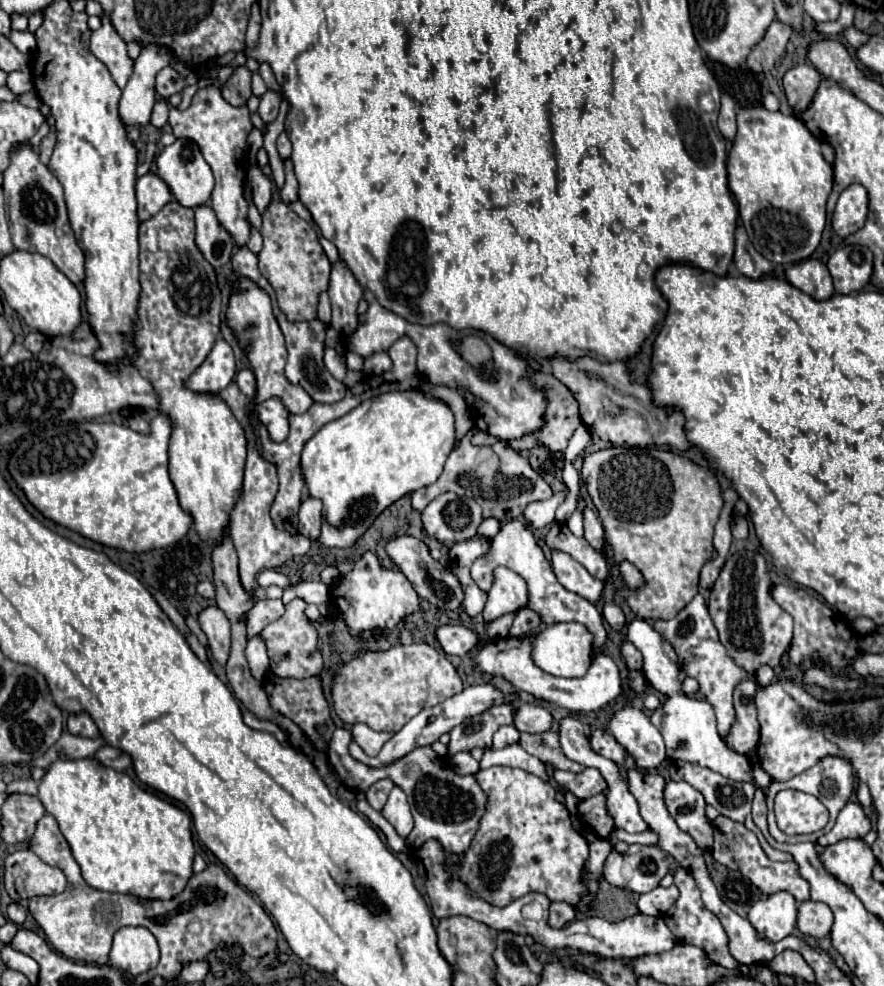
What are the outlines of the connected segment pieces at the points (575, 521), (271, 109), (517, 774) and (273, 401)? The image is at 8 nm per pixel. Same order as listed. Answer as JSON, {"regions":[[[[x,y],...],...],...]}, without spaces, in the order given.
{"regions":[[[[579,500],[575,514],[573,514],[573,516],[569,518],[569,522],[567,522],[567,528],[569,528],[575,536],[579,536],[579,538],[583,536],[583,514],[581,514],[583,506],[585,506],[585,502],[583,502],[583,500]]],[[[267,90],[265,96],[261,98],[261,104],[259,104],[259,110],[257,112],[259,112],[263,124],[269,126],[277,118],[277,114],[279,114],[279,94]]],[[[491,766],[487,770],[477,772],[475,778],[481,790],[487,794],[487,810],[479,822],[479,830],[469,850],[459,862],[455,862],[455,866],[447,862],[447,870],[451,870],[455,878],[463,878],[475,898],[483,898],[485,902],[491,902],[497,908],[511,904],[527,892],[543,892],[551,900],[563,900],[577,908],[579,902],[583,902],[583,898],[587,896],[585,876],[589,846],[587,840],[573,828],[569,810],[563,802],[557,800],[555,788],[525,770],[507,766]]],[[[273,397],[257,406],[252,406],[249,402],[247,407],[249,410],[253,409],[257,412],[259,420],[267,426],[273,442],[283,442],[287,438],[287,434],[289,434],[287,416],[289,416],[289,412],[285,410],[285,406],[278,398]]]]}

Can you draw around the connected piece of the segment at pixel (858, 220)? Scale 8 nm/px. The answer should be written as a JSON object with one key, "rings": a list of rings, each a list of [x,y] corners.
{"rings":[[[861,184],[849,186],[837,200],[833,212],[833,230],[845,238],[863,228],[867,218],[867,190]]]}

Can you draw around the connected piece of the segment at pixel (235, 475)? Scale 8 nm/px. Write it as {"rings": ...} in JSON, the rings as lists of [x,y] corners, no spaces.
{"rings":[[[175,200],[165,204],[159,214],[141,222],[139,226],[139,260],[141,260],[141,298],[139,298],[139,322],[135,328],[137,358],[133,366],[143,378],[147,378],[161,400],[161,412],[173,422],[173,434],[169,442],[169,476],[177,490],[181,508],[193,518],[193,528],[203,542],[217,546],[225,540],[231,526],[231,510],[237,506],[243,488],[243,466],[247,460],[247,438],[241,424],[231,414],[229,406],[213,394],[195,394],[183,388],[183,382],[191,372],[207,358],[211,346],[221,334],[221,290],[215,270],[201,256],[195,246],[195,222],[193,210],[179,206]]]}

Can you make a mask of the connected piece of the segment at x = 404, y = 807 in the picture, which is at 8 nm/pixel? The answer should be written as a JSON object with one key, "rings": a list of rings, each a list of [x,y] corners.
{"rings":[[[393,788],[389,794],[387,804],[381,810],[383,818],[397,830],[397,834],[401,838],[407,838],[409,832],[413,830],[413,818],[411,818],[411,810],[405,798],[405,792],[401,788]]]}

